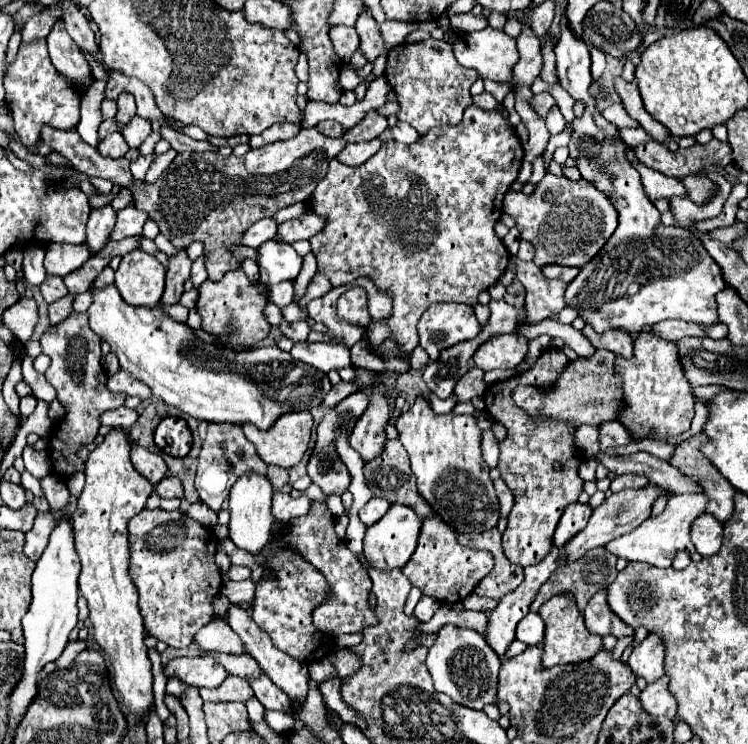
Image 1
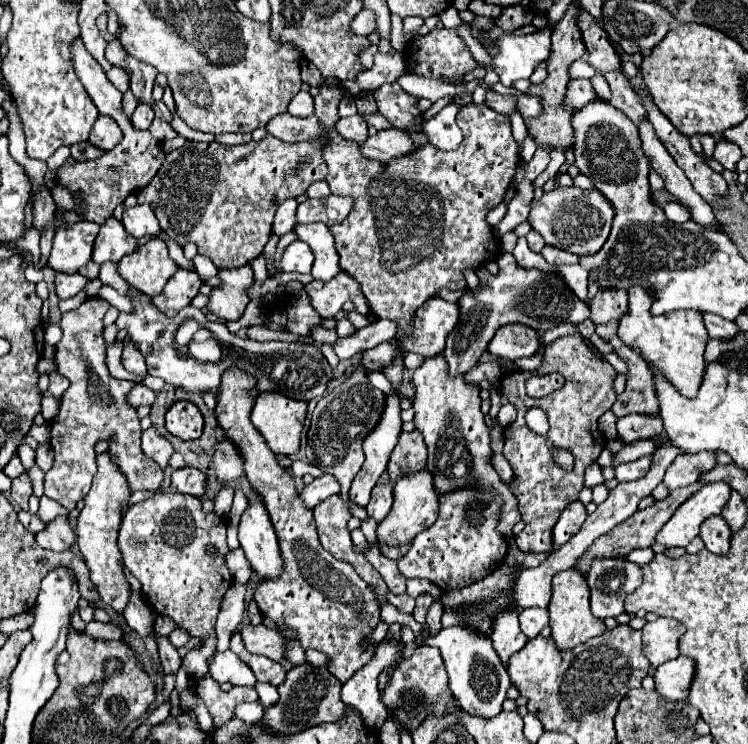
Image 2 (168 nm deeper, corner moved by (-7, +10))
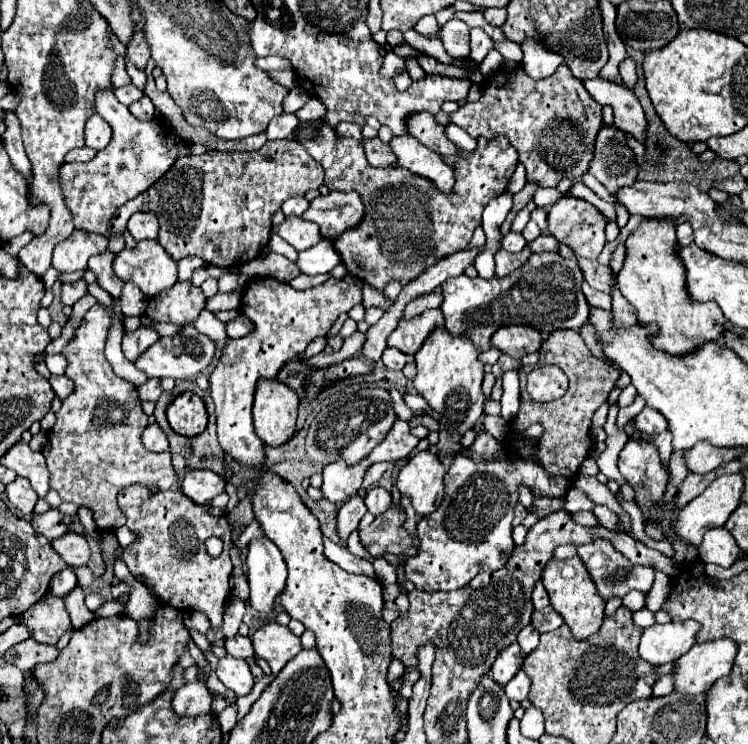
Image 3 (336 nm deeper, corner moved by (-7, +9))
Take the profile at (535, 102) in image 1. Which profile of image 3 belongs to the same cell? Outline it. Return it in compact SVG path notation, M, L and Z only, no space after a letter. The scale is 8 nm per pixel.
M588 79L584 81L584 87L594 97L594 101L598 101L600 105L610 105L614 109L614 123L618 129L624 129L626 133L632 133L638 141L644 141L646 117L632 91L616 81L604 79Z

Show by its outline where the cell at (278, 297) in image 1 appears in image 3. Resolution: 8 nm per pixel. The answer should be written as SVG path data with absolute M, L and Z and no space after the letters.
M329 273L317 276L298 275L296 279L292 279L292 281L290 281L290 285L292 285L294 289L306 289L306 287L314 287L314 285L320 285L320 283L328 281L330 277L331 276Z

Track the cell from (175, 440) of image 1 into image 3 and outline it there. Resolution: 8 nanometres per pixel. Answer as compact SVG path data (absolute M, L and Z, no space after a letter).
M182 393L168 405L168 423L170 427L186 437L198 435L208 421L204 401L196 393Z

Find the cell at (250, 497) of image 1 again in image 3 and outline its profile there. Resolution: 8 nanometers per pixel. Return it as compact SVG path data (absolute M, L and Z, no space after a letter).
M262 537L248 545L246 555L248 565L248 585L250 585L250 605L258 615L266 617L274 611L276 597L282 593L286 583L286 563L276 545Z

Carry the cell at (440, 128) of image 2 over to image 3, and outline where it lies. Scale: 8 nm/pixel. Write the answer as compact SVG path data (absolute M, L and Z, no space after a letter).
M448 125L446 127L448 139L462 151L462 153L472 153L476 149L476 139L472 139L466 131L462 131L458 125Z

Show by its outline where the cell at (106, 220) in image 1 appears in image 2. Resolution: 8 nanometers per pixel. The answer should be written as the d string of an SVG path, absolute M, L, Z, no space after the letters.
M110 216L106 224L100 226L100 232L94 242L92 260L96 260L98 264L108 260L118 262L122 256L134 252L136 246L138 246L138 240L134 236L128 236L122 222Z

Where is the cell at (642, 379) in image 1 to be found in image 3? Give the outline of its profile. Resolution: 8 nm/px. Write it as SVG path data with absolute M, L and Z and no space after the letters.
M646 219L626 239L626 261L616 277L620 293L636 307L638 323L656 323L660 333L654 339L658 349L684 355L706 341L714 341L726 331L726 317L716 303L688 301L684 289L684 265L680 265L674 219Z

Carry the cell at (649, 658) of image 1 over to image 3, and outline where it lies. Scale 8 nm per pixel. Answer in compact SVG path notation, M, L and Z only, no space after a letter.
M670 621L666 625L654 623L644 629L640 637L640 657L654 665L664 665L680 659L694 643L700 623L696 621Z

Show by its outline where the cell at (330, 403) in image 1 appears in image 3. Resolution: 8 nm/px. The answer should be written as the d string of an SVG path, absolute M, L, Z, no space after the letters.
M384 349L382 361L384 361L386 369L402 369L406 363L414 363L414 357L400 353L398 349Z

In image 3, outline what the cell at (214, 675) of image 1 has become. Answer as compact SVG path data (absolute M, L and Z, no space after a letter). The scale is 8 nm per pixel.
M234 657L220 659L220 663L216 667L216 675L230 691L236 693L236 697L248 695L254 687L254 677L250 673L248 663L234 659Z

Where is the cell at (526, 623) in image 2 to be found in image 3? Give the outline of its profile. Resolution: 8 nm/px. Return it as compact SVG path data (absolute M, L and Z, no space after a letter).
M532 625L524 627L524 629L518 633L518 645L520 645L520 649L522 649L524 655L528 655L528 653L532 653L532 651L536 649L538 637L540 637L540 633L538 633Z

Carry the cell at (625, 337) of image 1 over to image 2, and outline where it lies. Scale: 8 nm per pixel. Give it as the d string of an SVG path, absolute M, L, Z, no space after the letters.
M600 290L590 302L590 320L594 324L620 322L628 314L628 292L626 290Z

